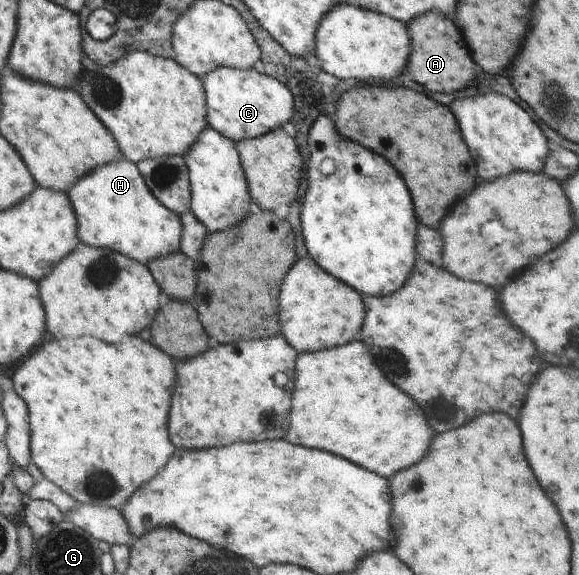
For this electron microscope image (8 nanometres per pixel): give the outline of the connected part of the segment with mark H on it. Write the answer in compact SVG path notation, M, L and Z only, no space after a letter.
M127 158L98 167L80 179L67 192L68 198L79 222L80 242L92 247L105 247L107 250L125 255L143 265L150 261L167 257L179 250L182 239L180 216L163 206L148 189L138 166Z

